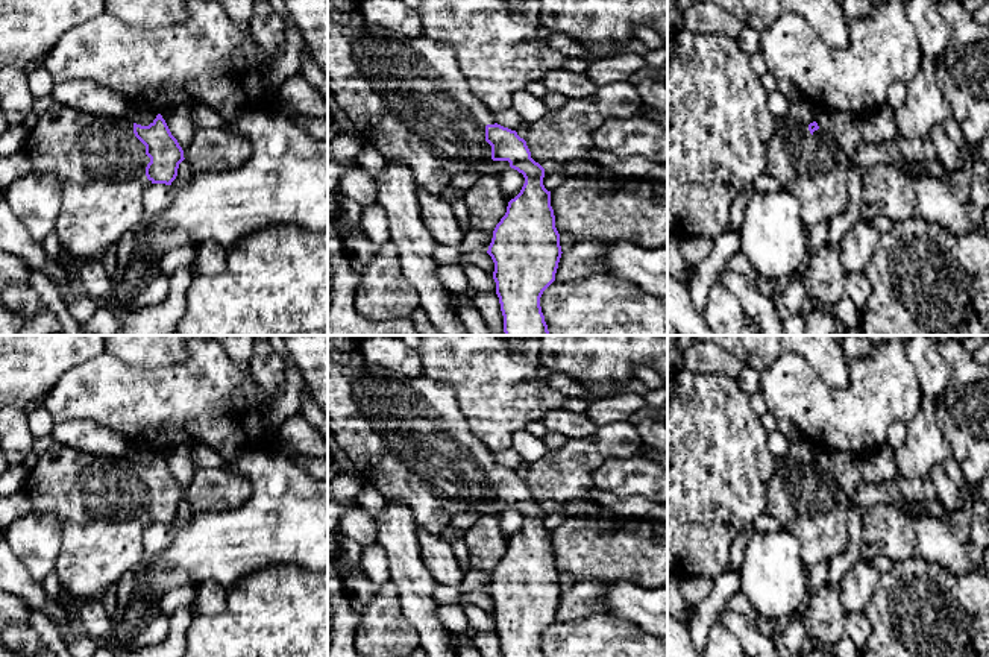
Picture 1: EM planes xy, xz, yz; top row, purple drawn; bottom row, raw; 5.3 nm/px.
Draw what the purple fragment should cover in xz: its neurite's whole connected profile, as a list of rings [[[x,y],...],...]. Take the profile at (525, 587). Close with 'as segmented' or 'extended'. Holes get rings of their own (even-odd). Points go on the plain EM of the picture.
[[[328,335],[328,432],[334,437],[340,449],[349,457],[359,475],[387,499],[393,502],[403,502],[416,522],[419,530],[440,536],[443,530],[451,525],[451,519],[457,513],[476,513],[479,516],[499,514],[502,510],[511,507],[523,514],[525,523],[520,533],[508,542],[507,552],[496,564],[493,578],[487,593],[494,602],[493,619],[496,622],[496,634],[499,637],[501,651],[504,657],[545,657],[540,646],[543,631],[555,621],[555,613],[561,598],[560,574],[555,567],[555,555],[551,546],[551,531],[543,525],[545,508],[531,498],[526,481],[517,475],[516,470],[504,467],[494,461],[494,454],[470,431],[469,422],[461,413],[458,399],[451,385],[437,379],[426,378],[403,378],[397,372],[390,372],[385,367],[370,366],[359,352],[359,338],[353,335]]]; extended

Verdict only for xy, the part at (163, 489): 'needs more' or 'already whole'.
needs more

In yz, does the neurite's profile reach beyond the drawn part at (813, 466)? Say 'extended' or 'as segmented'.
extended

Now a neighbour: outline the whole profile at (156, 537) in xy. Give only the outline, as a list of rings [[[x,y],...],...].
[[[152,523],[143,533],[144,552],[141,566],[152,564],[174,540],[174,530],[171,525]]]

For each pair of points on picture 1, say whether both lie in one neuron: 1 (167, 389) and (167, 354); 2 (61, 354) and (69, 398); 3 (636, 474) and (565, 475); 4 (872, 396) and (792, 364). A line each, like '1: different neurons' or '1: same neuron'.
1: different neurons
2: different neurons
3: different neurons
4: same neuron

